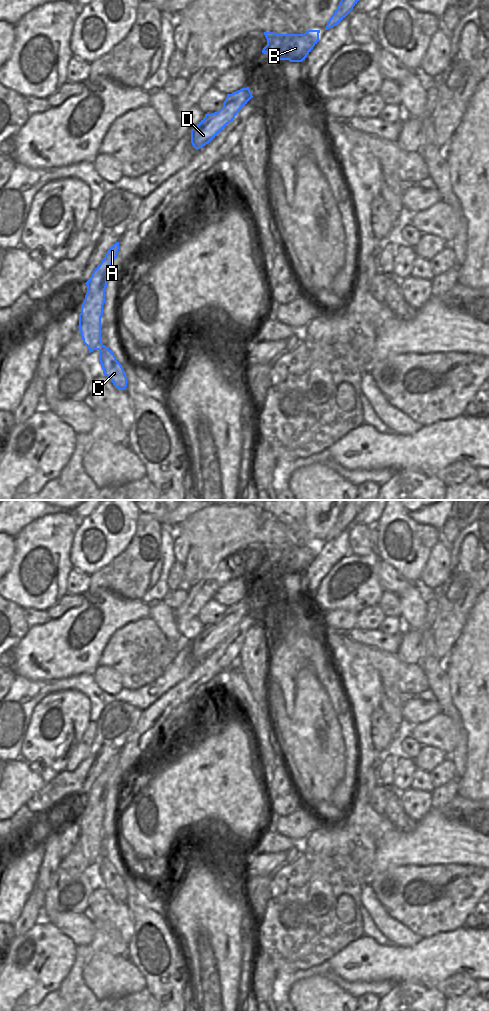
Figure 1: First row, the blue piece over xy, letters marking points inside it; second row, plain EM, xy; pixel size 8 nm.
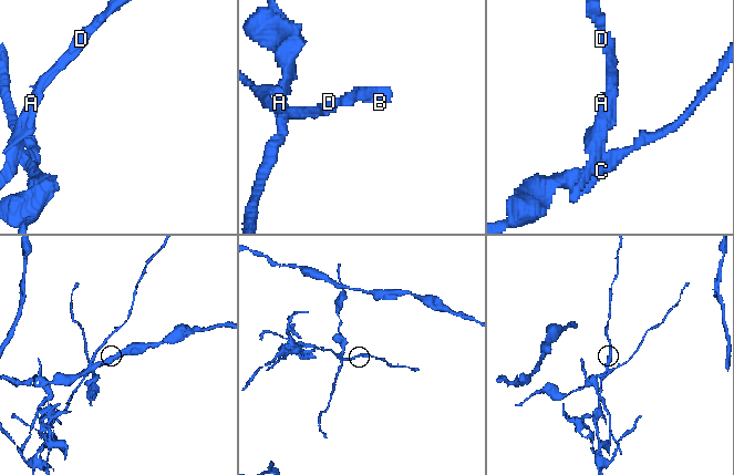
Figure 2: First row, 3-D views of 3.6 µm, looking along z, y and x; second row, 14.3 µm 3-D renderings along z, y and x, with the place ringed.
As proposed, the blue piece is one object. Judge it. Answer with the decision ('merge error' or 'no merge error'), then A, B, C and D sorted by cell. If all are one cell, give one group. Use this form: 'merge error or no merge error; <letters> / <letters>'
merge error; A B D / C

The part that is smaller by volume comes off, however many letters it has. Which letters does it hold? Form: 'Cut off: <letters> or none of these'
Cut off: C

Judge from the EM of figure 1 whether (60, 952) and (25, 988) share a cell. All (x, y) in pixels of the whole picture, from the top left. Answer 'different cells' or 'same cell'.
same cell

